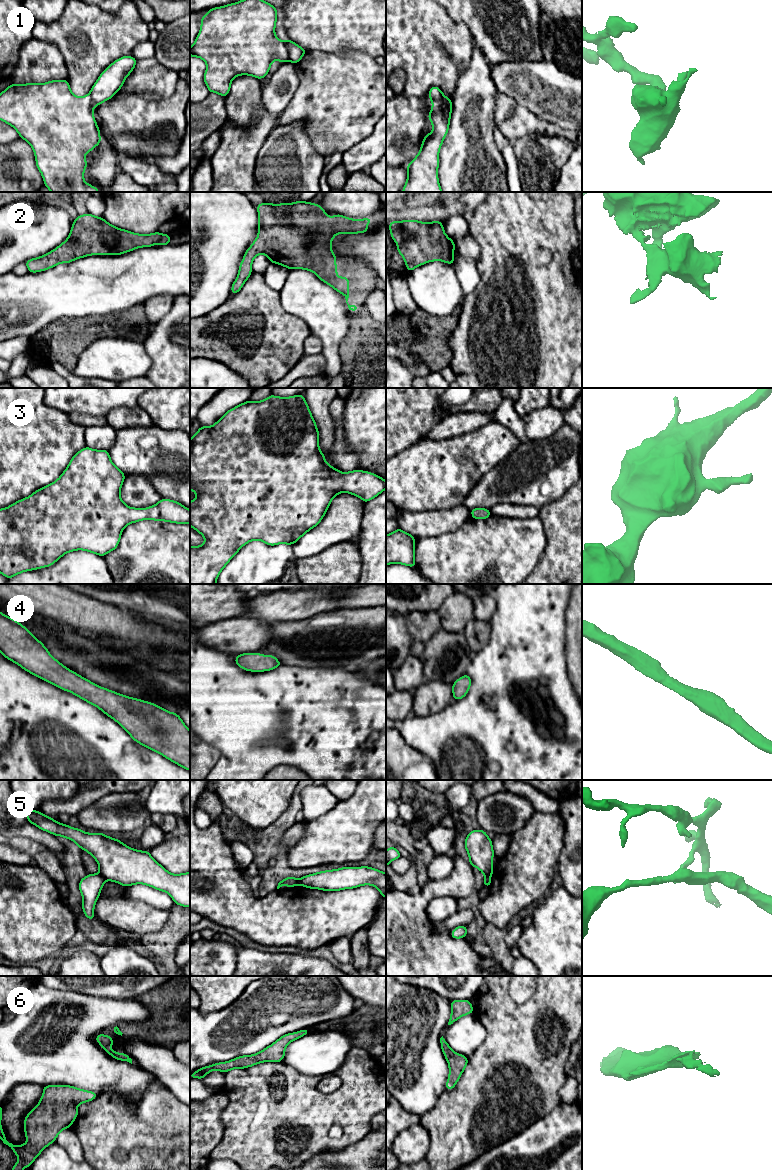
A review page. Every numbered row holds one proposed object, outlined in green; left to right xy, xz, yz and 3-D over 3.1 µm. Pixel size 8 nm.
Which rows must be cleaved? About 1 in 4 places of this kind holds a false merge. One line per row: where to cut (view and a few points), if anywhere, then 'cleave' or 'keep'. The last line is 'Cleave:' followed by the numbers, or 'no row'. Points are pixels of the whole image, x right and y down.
1: cut xz (284, 42), (287, 48), (288, 60); cleave
2: cut none; keep
3: cut none; keep
4: cut none; keep
5: cut xy (99, 872), (106, 879); cleave
6: cut none; keep
Cleave: 1, 5

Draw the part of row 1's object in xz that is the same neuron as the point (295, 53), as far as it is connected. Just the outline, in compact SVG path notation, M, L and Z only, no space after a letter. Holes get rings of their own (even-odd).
M290 39L285 41L285 44L288 50L288 61L292 62L293 64L298 63L307 52L304 48L300 47Z

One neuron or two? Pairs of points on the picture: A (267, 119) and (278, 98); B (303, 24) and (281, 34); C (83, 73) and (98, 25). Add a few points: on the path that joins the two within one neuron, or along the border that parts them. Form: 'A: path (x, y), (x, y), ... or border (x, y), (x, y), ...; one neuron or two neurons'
A: border (263, 104), (268, 111), (276, 116); two neurons
B: border (281, 10), (285, 16), (284, 26), (288, 38); two neurons
C: path (85, 61), (88, 47), (94, 37); one neuron

